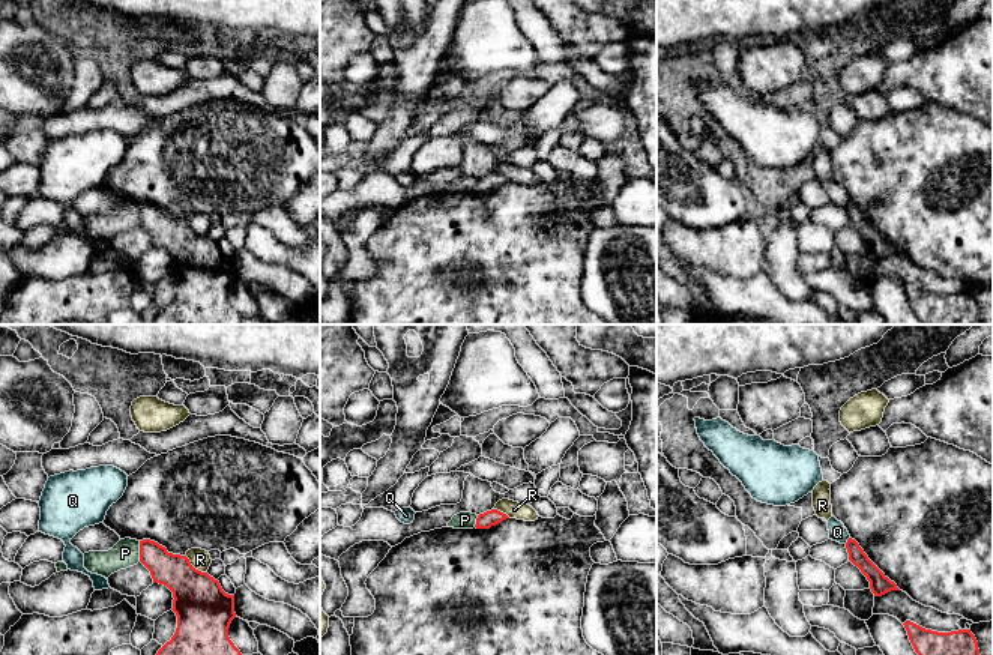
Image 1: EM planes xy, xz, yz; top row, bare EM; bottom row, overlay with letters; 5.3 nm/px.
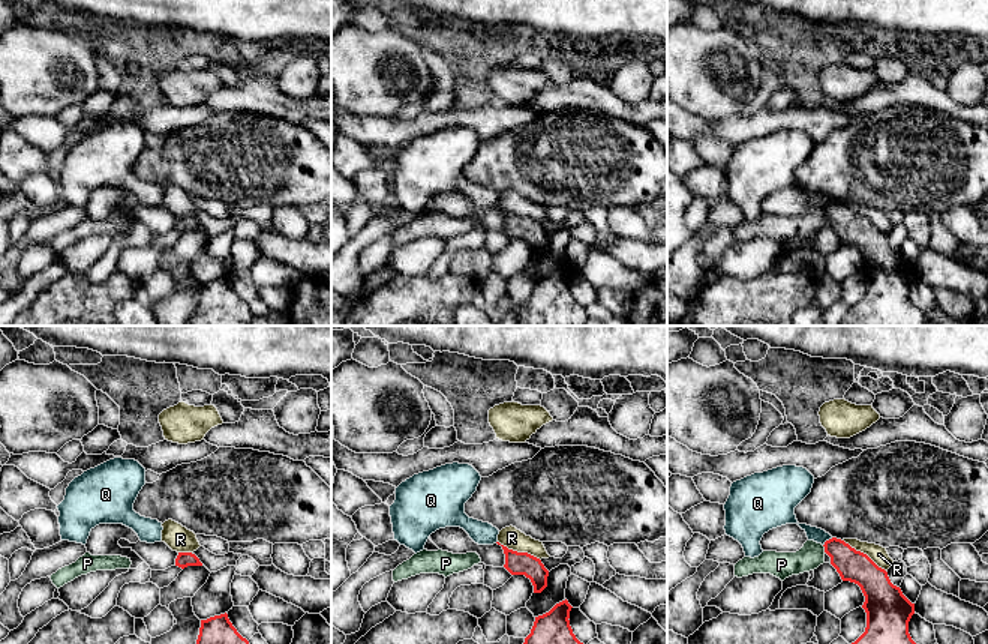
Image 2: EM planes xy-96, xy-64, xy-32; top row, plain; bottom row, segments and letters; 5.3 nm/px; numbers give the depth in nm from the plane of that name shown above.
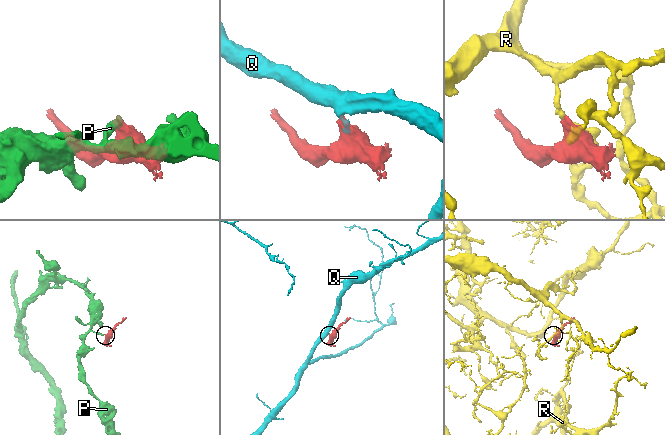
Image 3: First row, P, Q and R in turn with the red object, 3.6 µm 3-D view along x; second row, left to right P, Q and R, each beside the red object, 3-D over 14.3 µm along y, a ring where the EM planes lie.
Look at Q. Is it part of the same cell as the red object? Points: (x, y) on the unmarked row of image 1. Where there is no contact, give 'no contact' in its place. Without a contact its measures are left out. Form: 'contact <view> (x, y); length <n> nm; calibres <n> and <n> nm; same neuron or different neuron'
contact yz (848, 203); length 50 nm; calibres 90 and 100 nm; different neuron

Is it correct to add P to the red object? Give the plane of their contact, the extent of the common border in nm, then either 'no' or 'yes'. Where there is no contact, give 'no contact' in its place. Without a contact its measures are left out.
xy | 110 nm | no

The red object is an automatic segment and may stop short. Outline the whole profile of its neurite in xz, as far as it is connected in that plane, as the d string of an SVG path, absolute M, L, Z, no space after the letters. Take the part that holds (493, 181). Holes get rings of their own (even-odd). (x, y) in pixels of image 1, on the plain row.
M491 173L491 174L487 174L487 176L478 179L475 191L476 192L490 192L491 189L496 189L506 182L509 182L506 177L503 177L497 173Z

